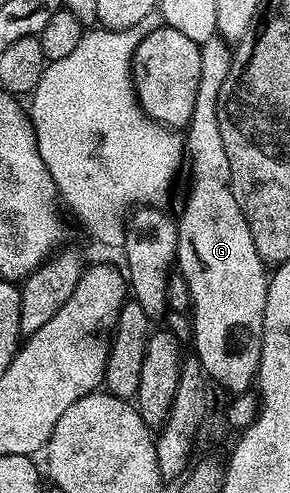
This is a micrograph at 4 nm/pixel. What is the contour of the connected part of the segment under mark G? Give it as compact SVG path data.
M215 35L211 40L205 40L200 46L200 86L196 86L196 106L192 106L192 118L184 129L184 139L182 142L182 163L184 165L184 176L186 172L186 201L182 204L182 209L176 215L178 225L178 255L176 257L176 268L184 278L184 282L190 291L190 312L194 316L194 348L193 355L197 356L202 364L202 369L207 377L215 385L227 388L230 394L241 394L251 391L258 375L258 363L262 353L262 323L264 322L264 306L266 305L266 285L268 283L268 268L262 263L260 254L256 254L256 246L248 226L244 222L244 214L236 202L236 198L230 189L230 171L228 170L228 154L224 154L224 142L220 138L220 122L216 122L216 102L220 98L220 86L224 86L224 78L228 78L228 70L232 59L232 48L221 36Z

